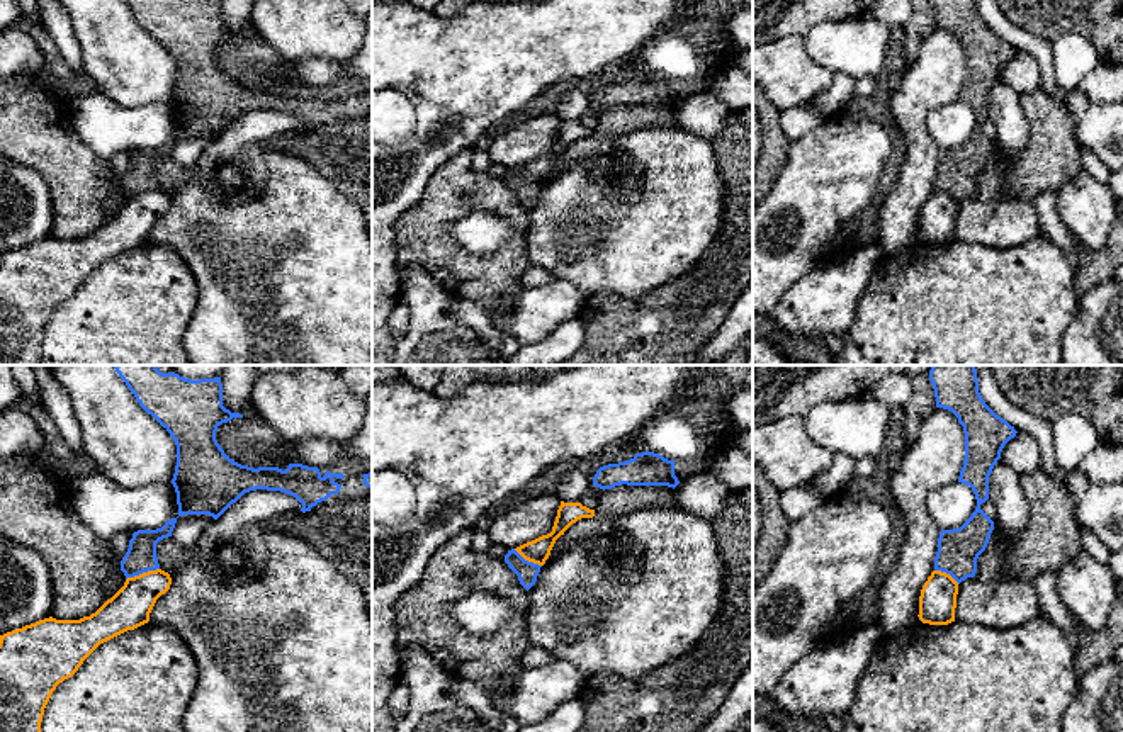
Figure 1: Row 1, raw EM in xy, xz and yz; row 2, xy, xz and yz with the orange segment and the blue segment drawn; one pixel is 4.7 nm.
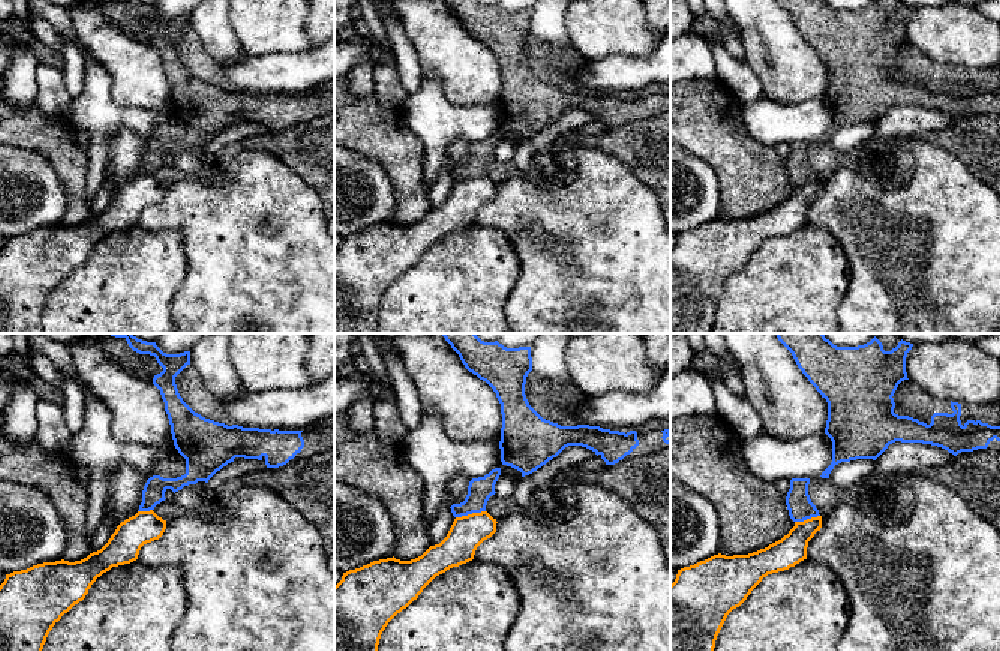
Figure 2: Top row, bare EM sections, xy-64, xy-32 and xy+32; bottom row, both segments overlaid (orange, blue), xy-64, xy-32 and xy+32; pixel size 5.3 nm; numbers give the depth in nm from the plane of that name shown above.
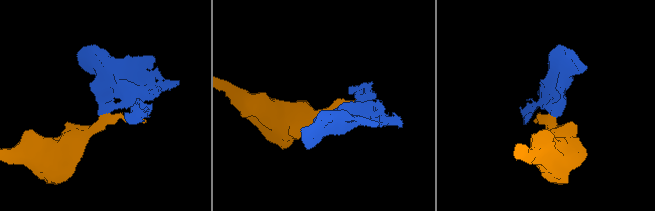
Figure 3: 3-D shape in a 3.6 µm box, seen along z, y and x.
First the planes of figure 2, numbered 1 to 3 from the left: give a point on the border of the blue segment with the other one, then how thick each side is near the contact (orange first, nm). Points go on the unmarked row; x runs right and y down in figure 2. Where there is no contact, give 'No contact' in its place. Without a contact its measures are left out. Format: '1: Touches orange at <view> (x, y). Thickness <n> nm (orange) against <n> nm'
1: Touches orange at xy-64 (144, 176). Thickness 180 nm (orange) against 120 nm
2: Touches orange at xy-32 (470, 179). Thickness 190 nm (orange) against 130 nm
3: Touches orange at xy+32 (807, 183). Thickness 160 nm (orange) against 140 nm

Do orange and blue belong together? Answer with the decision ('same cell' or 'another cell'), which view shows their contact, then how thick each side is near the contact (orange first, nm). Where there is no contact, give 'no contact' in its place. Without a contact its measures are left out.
another cell; meets orange in xy; 190 nm thick on the orange side, 140 nm on the other

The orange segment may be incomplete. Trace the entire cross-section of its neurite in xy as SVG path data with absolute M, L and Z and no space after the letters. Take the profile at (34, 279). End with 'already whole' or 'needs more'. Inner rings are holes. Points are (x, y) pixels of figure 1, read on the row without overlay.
M156 189L127 197L95 233L80 239L53 236L0 255L0 365L39 365L44 328L59 302L71 297L104 262L150 241L156 219L170 209L168 192Z; already whole

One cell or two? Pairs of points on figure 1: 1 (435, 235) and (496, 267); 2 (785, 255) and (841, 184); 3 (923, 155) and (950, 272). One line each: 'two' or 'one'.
1: one
2: one
3: two

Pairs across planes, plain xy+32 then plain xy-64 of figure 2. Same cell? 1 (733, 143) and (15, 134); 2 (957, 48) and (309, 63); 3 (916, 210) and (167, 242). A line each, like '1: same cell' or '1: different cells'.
1: same cell
2: different cells
3: different cells

